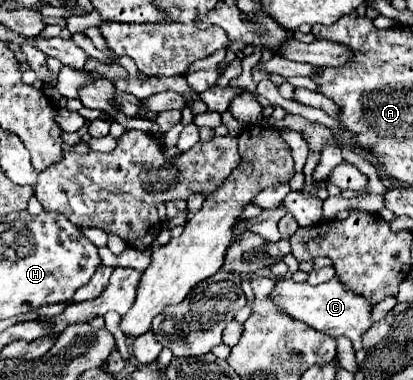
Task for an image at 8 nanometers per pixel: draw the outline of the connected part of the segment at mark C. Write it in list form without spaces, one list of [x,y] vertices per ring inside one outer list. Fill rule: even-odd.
[[[290,277],[280,279],[270,293],[270,299],[280,309],[280,313],[288,313],[288,317],[294,317],[296,321],[306,323],[308,327],[322,331],[330,337],[348,337],[354,345],[354,349],[362,349],[362,335],[370,329],[370,303],[366,297],[352,293],[346,285],[342,285],[338,279],[326,281],[322,285],[308,285],[308,283],[294,283]]]

